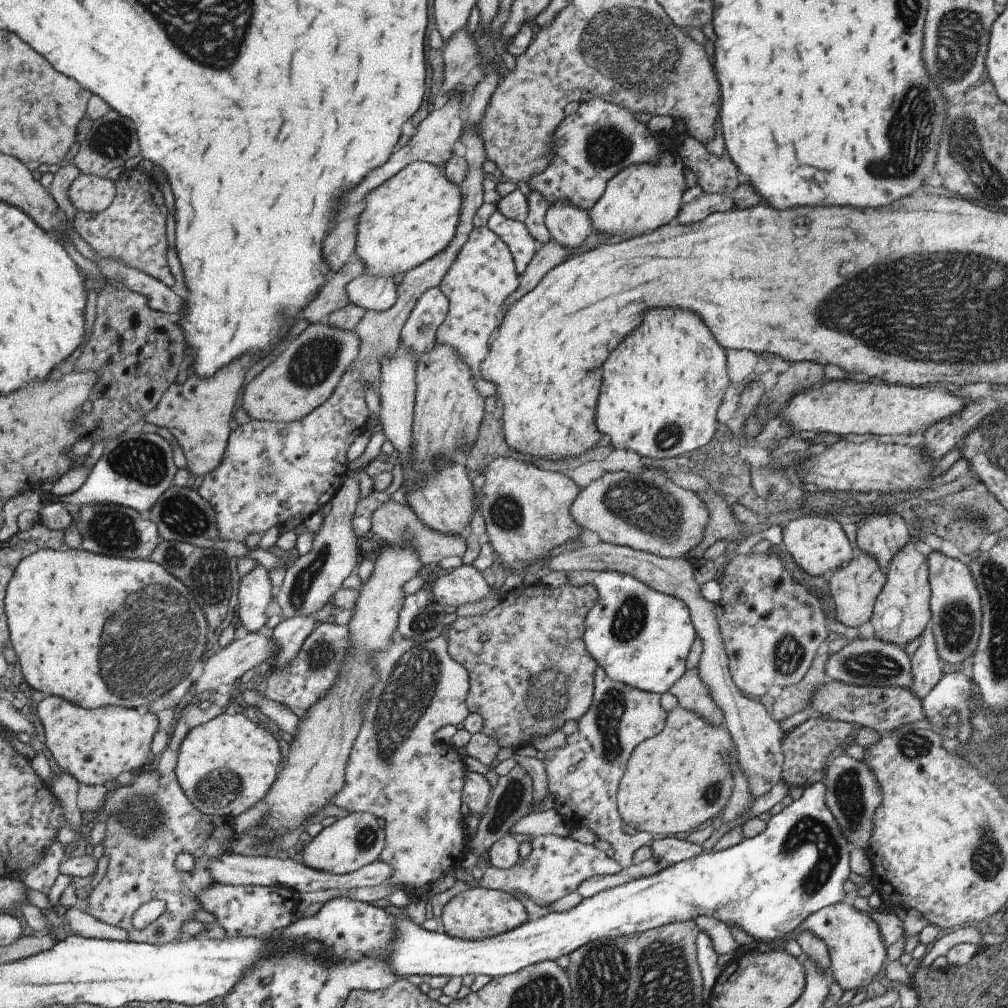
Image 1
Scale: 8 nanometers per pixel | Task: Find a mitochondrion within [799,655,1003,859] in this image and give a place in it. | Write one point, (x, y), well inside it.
(848, 787)

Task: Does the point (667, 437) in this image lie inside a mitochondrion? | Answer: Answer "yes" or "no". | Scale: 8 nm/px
yes

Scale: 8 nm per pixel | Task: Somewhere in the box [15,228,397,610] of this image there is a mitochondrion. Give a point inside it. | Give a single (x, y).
(138, 460)

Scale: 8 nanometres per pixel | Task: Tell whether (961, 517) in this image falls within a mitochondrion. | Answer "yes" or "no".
yes

